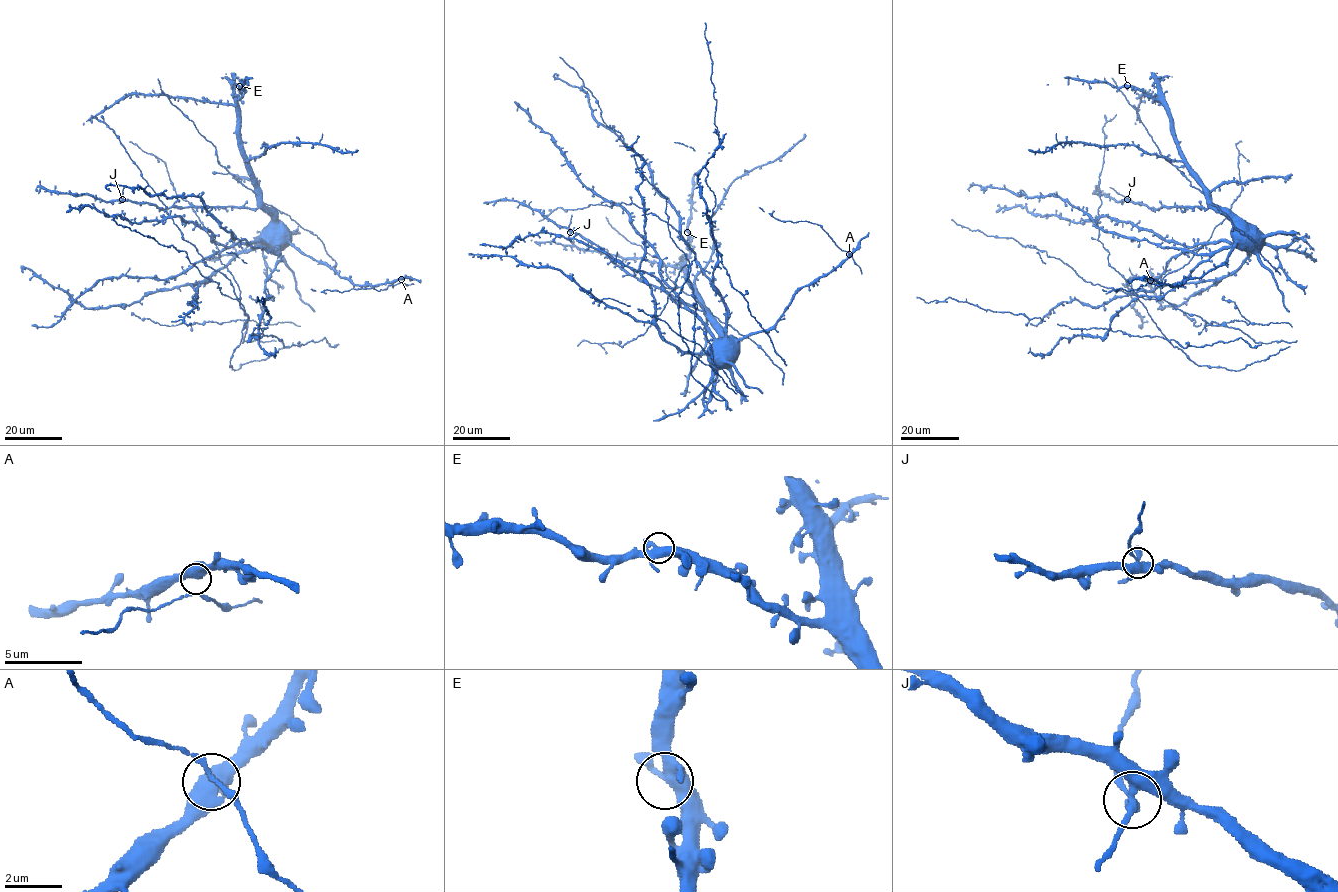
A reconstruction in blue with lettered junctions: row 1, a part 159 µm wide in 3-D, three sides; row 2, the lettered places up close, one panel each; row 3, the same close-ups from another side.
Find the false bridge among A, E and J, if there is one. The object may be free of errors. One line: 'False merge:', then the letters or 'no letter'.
False merge: J

